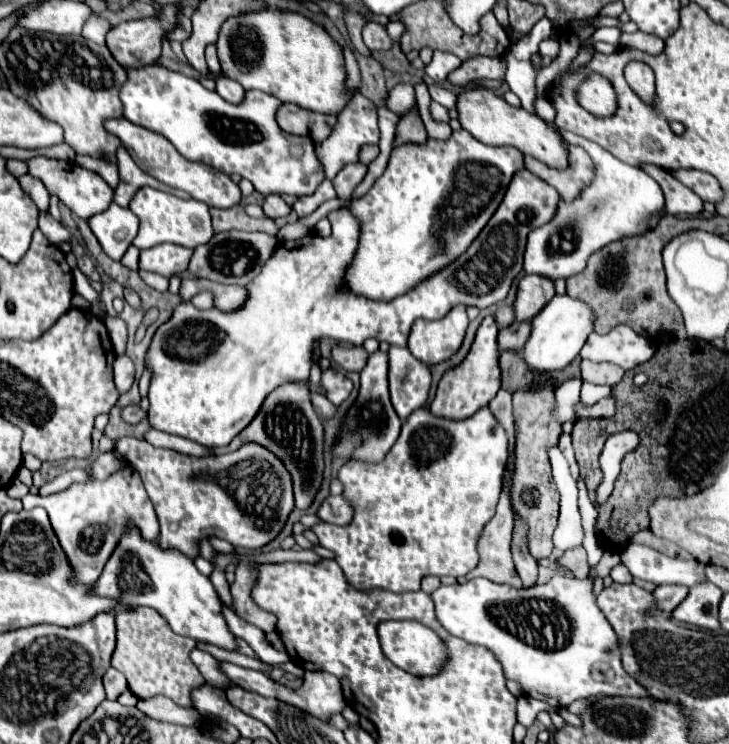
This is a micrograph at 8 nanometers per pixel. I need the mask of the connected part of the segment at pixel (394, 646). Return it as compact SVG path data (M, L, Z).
M382 621L378 625L378 637L384 655L400 669L410 671L412 675L434 675L436 671L442 669L446 651L442 641L436 637L432 629L422 627L416 621Z

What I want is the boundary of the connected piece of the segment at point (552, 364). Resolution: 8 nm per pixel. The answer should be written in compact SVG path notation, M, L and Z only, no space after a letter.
M554 295L554 299L532 319L532 333L522 349L522 359L532 371L560 371L566 365L570 365L582 345L586 343L586 337L594 331L592 329L594 313L590 313L588 305L582 301L574 301L568 295Z

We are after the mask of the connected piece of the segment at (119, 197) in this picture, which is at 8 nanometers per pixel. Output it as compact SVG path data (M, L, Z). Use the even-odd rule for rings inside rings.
M118 147L116 151L116 159L118 159L118 171L120 171L120 183L114 189L114 203L118 203L120 207L128 207L132 195L148 185L148 187L156 187L156 189L164 189L164 185L160 185L160 181L156 181L154 177L150 177L148 173L144 173L128 155L128 151L124 147Z

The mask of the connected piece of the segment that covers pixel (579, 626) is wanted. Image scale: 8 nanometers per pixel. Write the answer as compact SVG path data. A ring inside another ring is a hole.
M556 575L546 585L536 585L534 589L510 589L508 585L498 585L488 579L472 579L468 583L438 587L432 593L436 607L436 619L448 633L486 647L494 653L496 661L504 669L504 677L522 685L522 693L530 697L544 699L556 707L568 707L574 699L594 697L594 695L630 695L644 697L646 691L638 685L624 669L620 661L618 637L602 611L596 607L596 597L592 593L590 579L576 579L568 575Z

